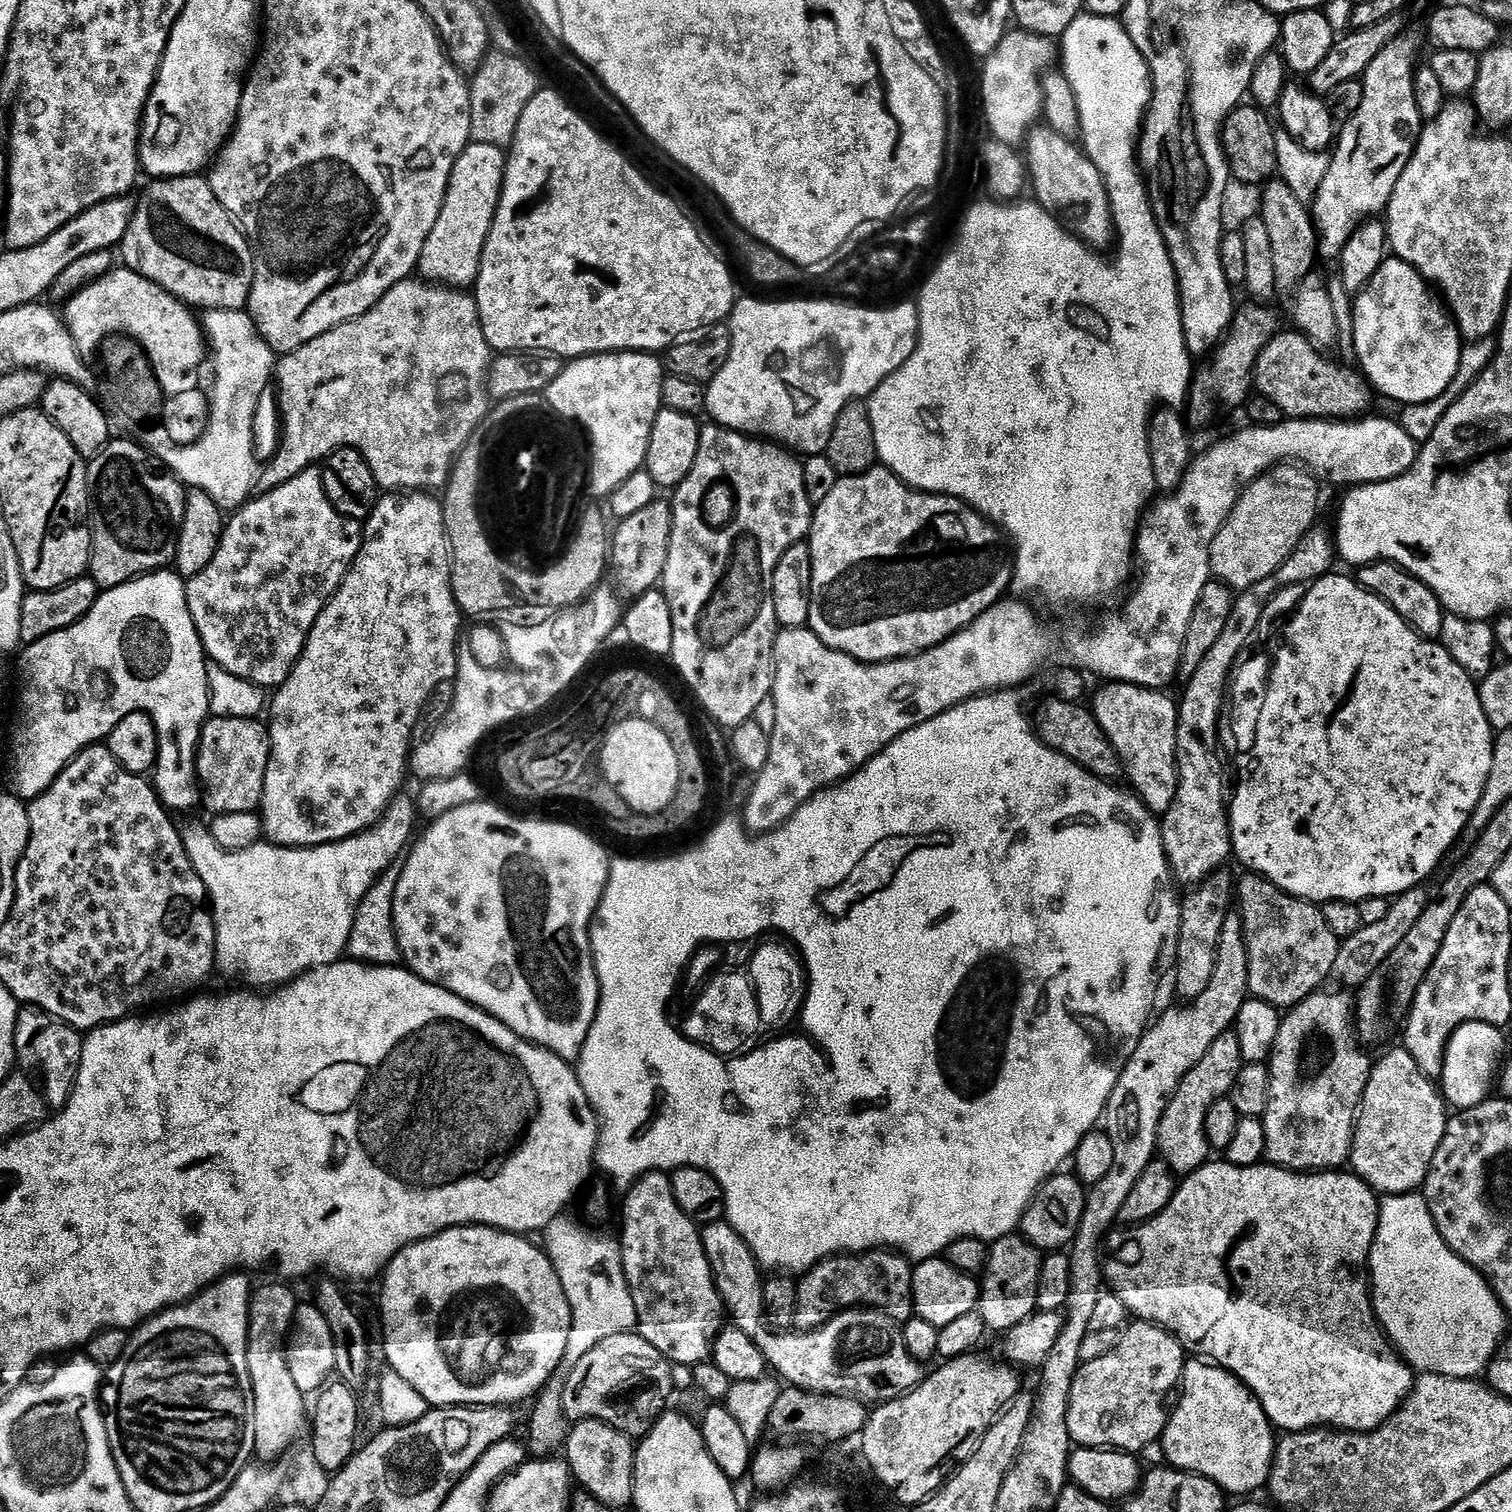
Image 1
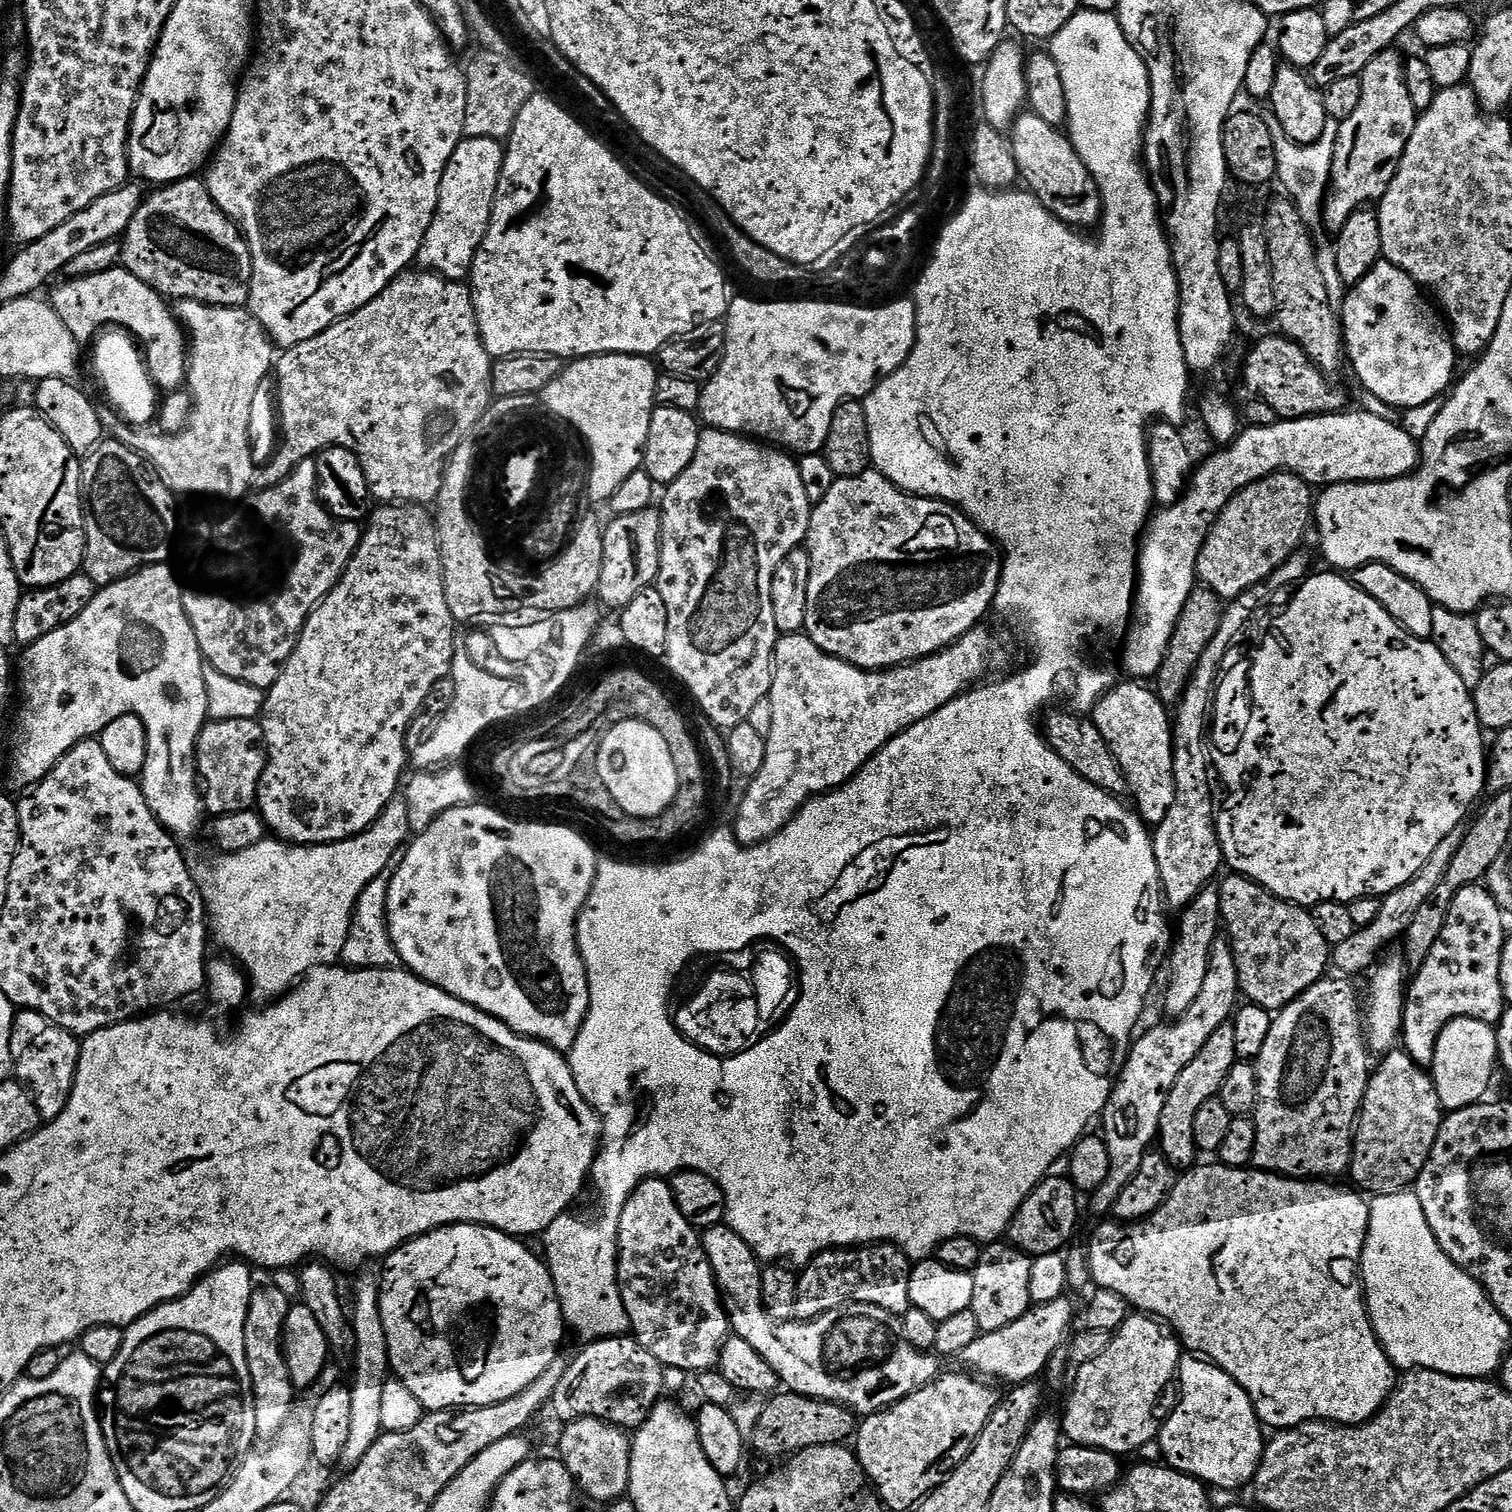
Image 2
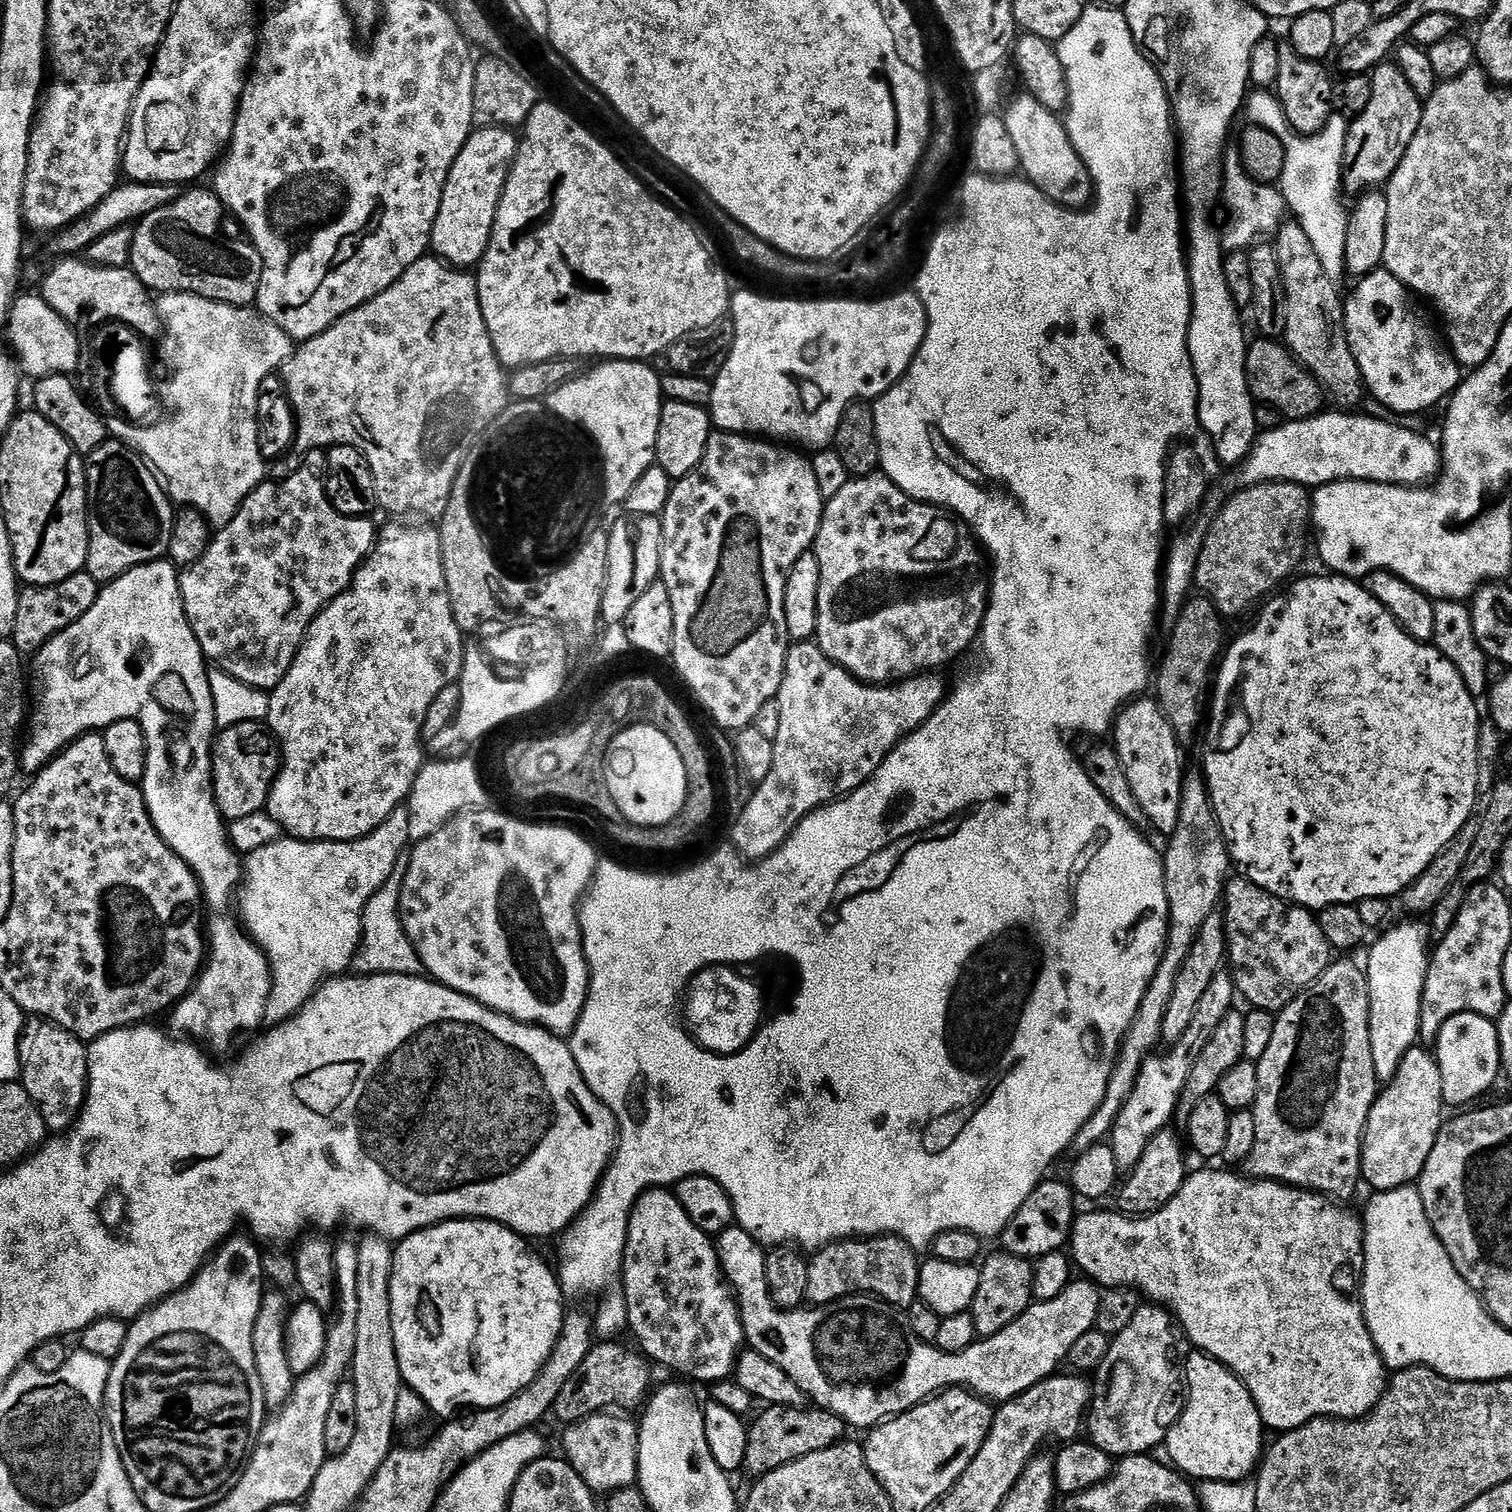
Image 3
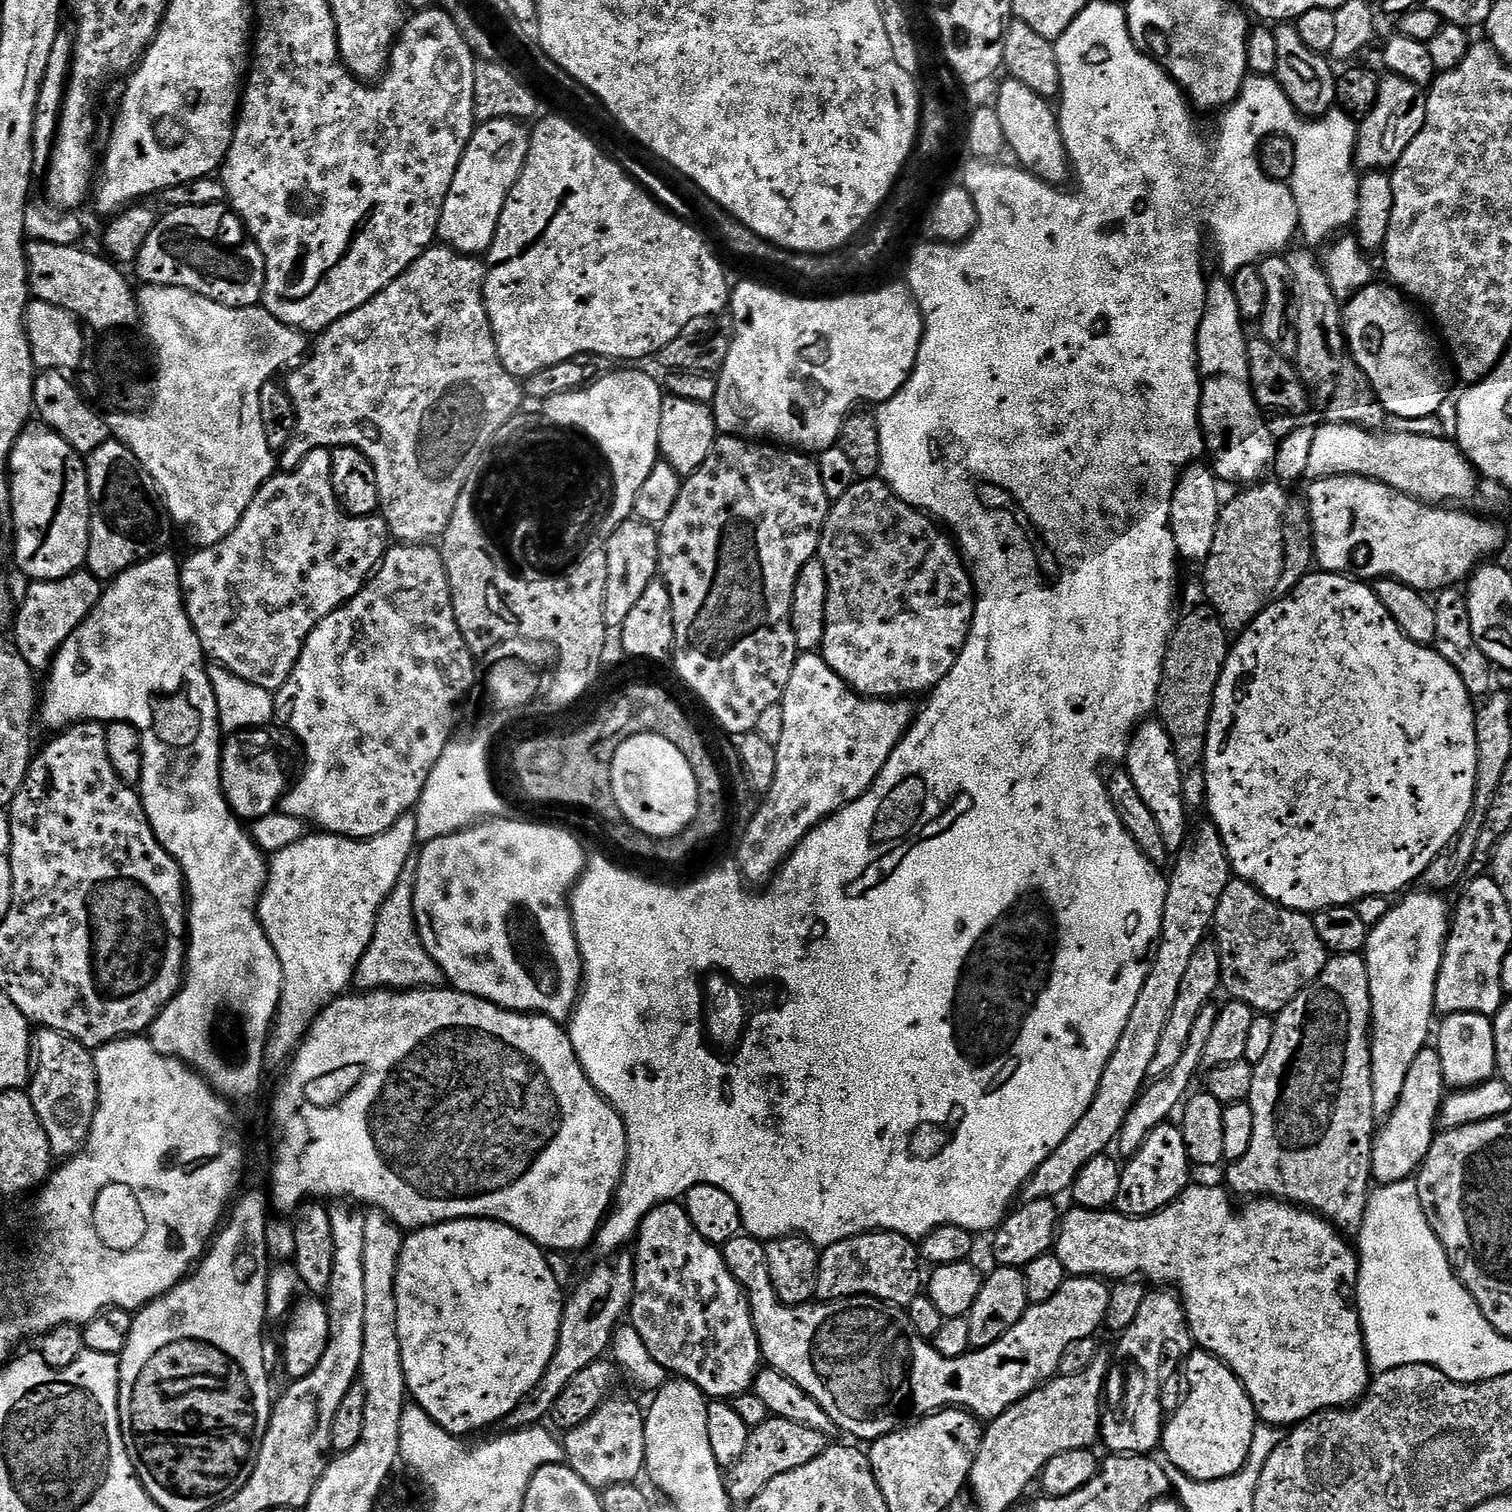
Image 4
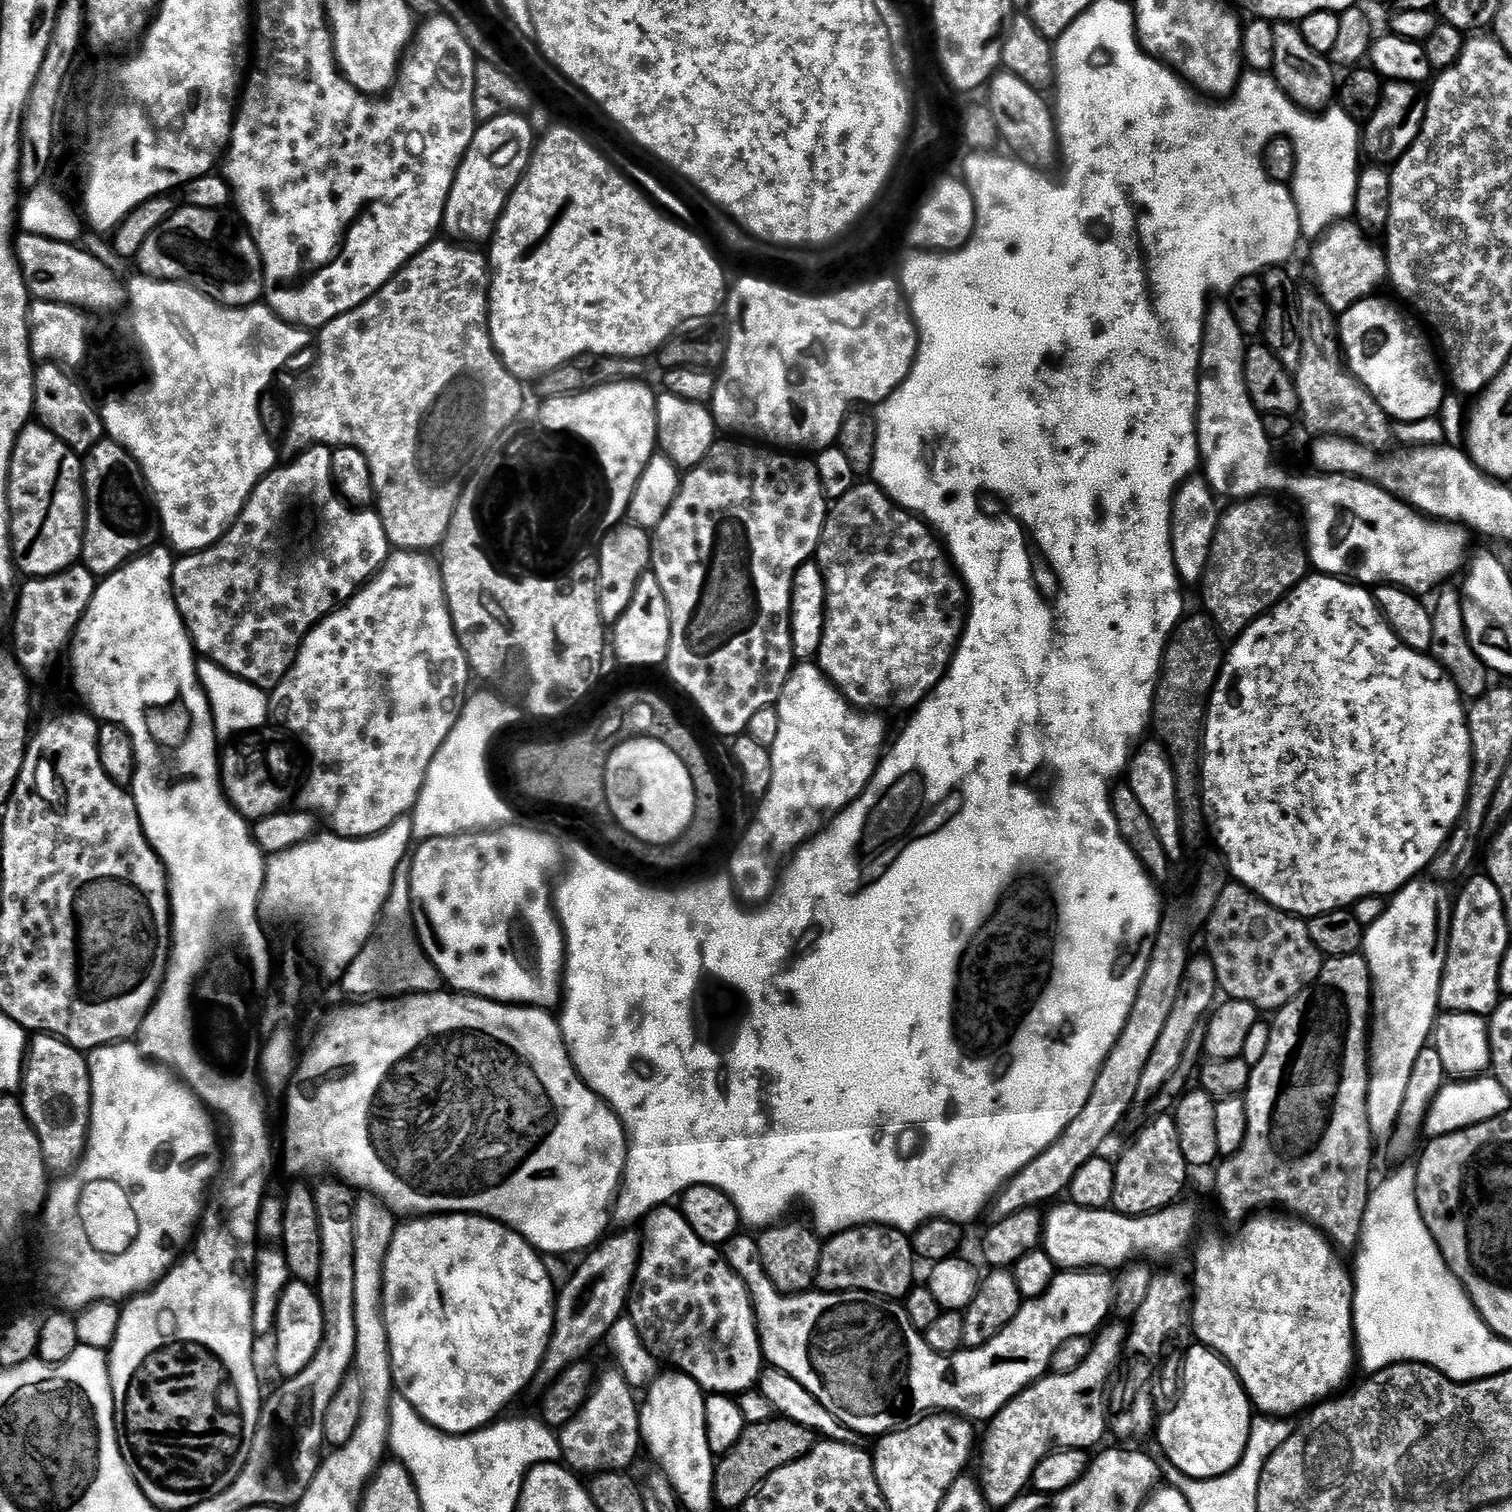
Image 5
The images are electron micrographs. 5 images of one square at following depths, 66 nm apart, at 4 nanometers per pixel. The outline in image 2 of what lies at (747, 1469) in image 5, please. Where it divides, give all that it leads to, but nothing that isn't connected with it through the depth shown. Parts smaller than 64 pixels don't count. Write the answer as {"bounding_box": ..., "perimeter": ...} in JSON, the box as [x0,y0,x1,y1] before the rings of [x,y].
{"bounding_box":[750,1390,858,1458],"perimeter":[[[787,1390],[773,1395],[769,1400],[772,1401],[761,1410],[756,1420],[756,1429],[750,1432],[751,1447],[753,1444],[764,1456],[792,1458],[807,1448],[844,1444],[851,1441],[858,1431],[857,1413],[846,1404],[815,1400],[813,1396],[800,1396]]]}

